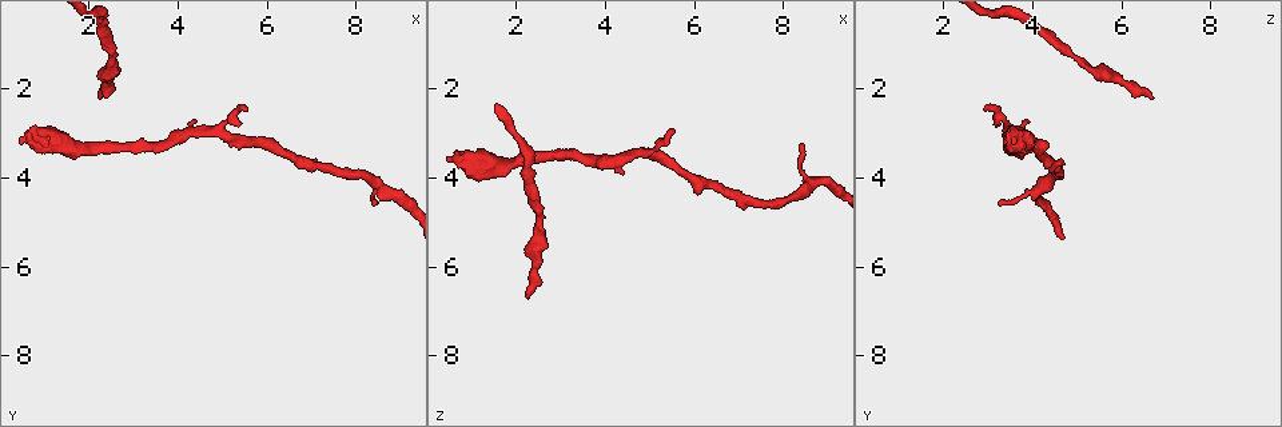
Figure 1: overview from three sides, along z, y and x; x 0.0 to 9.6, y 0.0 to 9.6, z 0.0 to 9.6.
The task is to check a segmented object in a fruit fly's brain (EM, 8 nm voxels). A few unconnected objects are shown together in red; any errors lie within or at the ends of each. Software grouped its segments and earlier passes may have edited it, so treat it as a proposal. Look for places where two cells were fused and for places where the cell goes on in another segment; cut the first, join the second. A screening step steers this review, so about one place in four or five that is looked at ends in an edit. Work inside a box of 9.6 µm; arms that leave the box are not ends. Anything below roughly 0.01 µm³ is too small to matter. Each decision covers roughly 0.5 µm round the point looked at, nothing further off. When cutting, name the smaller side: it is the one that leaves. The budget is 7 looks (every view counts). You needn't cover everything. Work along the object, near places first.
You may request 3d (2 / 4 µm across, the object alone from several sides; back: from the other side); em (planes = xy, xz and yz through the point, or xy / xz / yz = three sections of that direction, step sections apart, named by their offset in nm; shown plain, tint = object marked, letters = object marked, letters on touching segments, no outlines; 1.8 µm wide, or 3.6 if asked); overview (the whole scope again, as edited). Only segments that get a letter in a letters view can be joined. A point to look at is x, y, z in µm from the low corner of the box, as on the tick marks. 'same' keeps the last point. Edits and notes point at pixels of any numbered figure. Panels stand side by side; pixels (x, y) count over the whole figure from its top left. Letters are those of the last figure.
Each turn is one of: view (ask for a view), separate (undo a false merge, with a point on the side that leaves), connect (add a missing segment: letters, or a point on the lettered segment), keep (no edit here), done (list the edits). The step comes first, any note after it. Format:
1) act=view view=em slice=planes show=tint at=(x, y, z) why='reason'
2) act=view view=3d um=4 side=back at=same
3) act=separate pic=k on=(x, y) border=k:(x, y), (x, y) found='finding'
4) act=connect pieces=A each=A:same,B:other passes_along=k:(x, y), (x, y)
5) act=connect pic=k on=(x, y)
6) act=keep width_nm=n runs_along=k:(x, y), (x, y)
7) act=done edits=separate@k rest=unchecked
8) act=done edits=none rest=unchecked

act=view view=3d um=4 at=(5.55, 2.50, 2.85) why='free end'

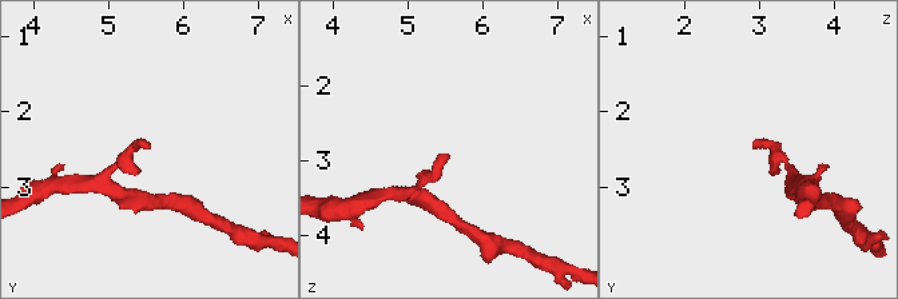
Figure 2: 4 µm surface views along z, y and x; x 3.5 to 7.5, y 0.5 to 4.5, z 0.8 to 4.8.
act=view view=em slice=yz step=4 show=tint at=(5.50, 2.50, 2.95)

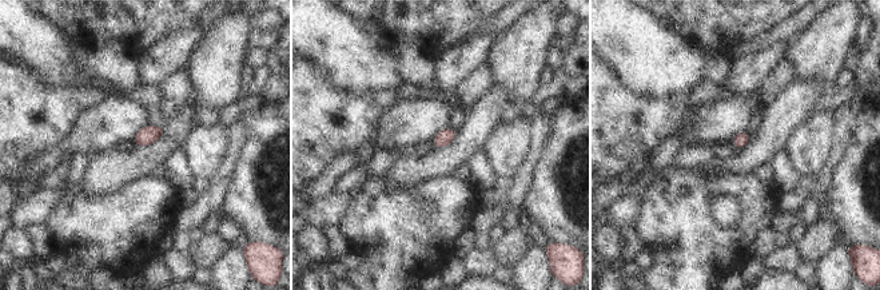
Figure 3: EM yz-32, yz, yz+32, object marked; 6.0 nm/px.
act=view view=em slice=xy step=16 show=letters at=same

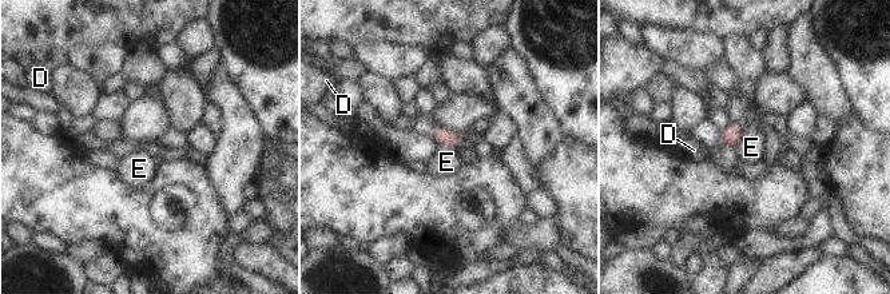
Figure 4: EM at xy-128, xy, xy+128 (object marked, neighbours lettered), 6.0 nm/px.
act=keep longest_contact=E:140nm each=D:other,E:other border=4:(743, 124), (743, 136), (735, 146) found='no lettered segment goes on from it'

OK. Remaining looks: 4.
act=view view=3d um=4 side=back at=(8.45, 4.60, 3.30) why='free end'

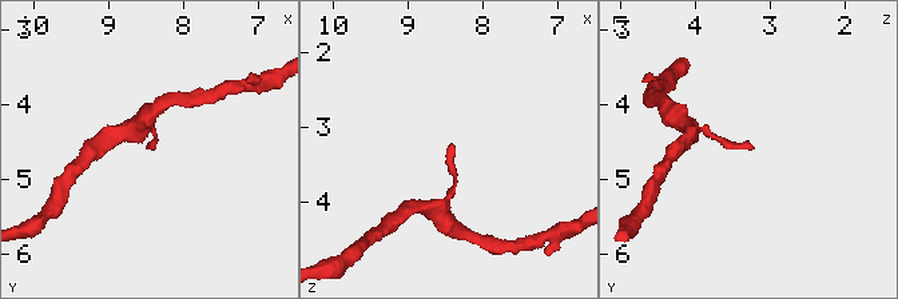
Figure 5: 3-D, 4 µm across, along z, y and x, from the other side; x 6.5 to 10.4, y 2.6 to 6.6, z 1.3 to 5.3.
act=view view=em slice=planes show=letters at=(8.40, 4.55, 3.25) why='shape alone is not enough'

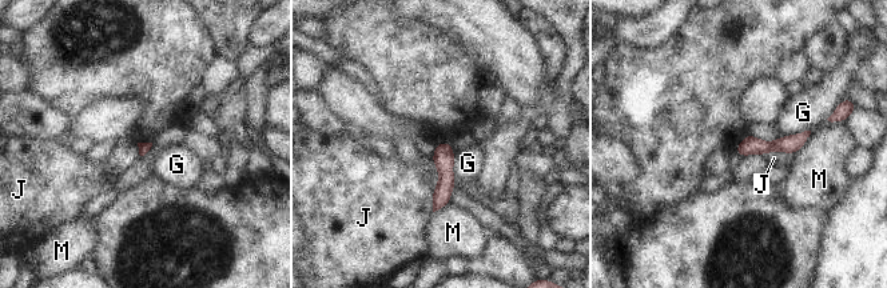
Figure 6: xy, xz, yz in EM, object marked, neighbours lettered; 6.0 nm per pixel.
act=keep each=G:other,J:other,M:other border=6:(795, 154), (767, 152), (764, 155) found='no lettered segment goes on from it'

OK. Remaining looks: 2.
act=view view=em slice=planes show=letters at=(2.25, 2.30, 6.65) why='an open end'

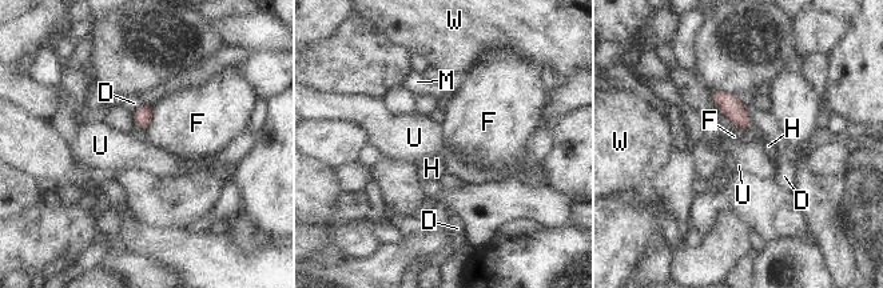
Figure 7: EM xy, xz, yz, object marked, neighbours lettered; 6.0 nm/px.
act=connect pieces=H each=D:other,F:other,H:same,M:other,U:other,W:other found='it goes on there'

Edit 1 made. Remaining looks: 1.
act=done edits=connect@7 rest=unchecked

